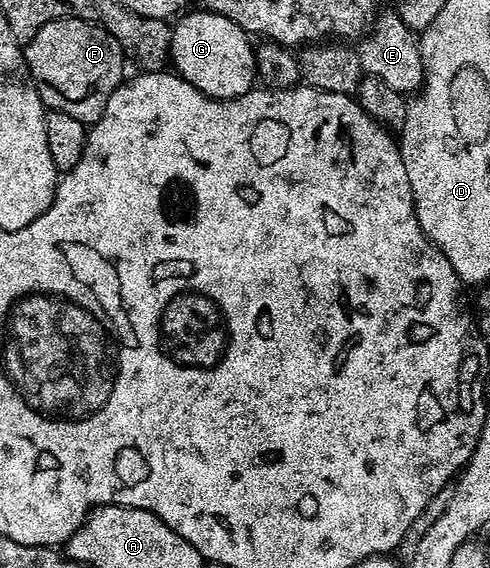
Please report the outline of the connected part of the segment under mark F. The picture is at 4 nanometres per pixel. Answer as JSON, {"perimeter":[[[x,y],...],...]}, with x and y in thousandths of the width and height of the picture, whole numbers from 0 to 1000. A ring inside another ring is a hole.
{"perimeter":[[[149,30],[110,33],[94,40],[94,48],[86,48],[86,55],[69,62],[69,69],[55,72],[47,90],[65,144],[73,148],[92,194],[151,202],[151,210],[159,210],[176,224],[194,220],[208,195],[216,195],[216,174],[233,167],[233,160],[257,136],[257,127],[253,129],[257,102],[241,69],[233,69],[233,62],[224,62],[224,55],[216,55],[212,46],[196,37]]]}

